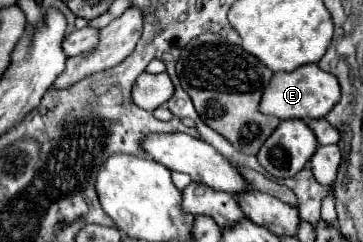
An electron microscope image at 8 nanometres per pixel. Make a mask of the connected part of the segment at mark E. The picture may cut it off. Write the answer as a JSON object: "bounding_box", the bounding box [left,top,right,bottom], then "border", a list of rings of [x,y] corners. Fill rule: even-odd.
{"bounding_box":[260,65,340,119],"border":[[[302,65],[290,73],[274,73],[266,93],[262,93],[260,109],[266,115],[278,119],[320,119],[324,117],[340,99],[340,85],[332,73],[322,71],[318,65]]]}

